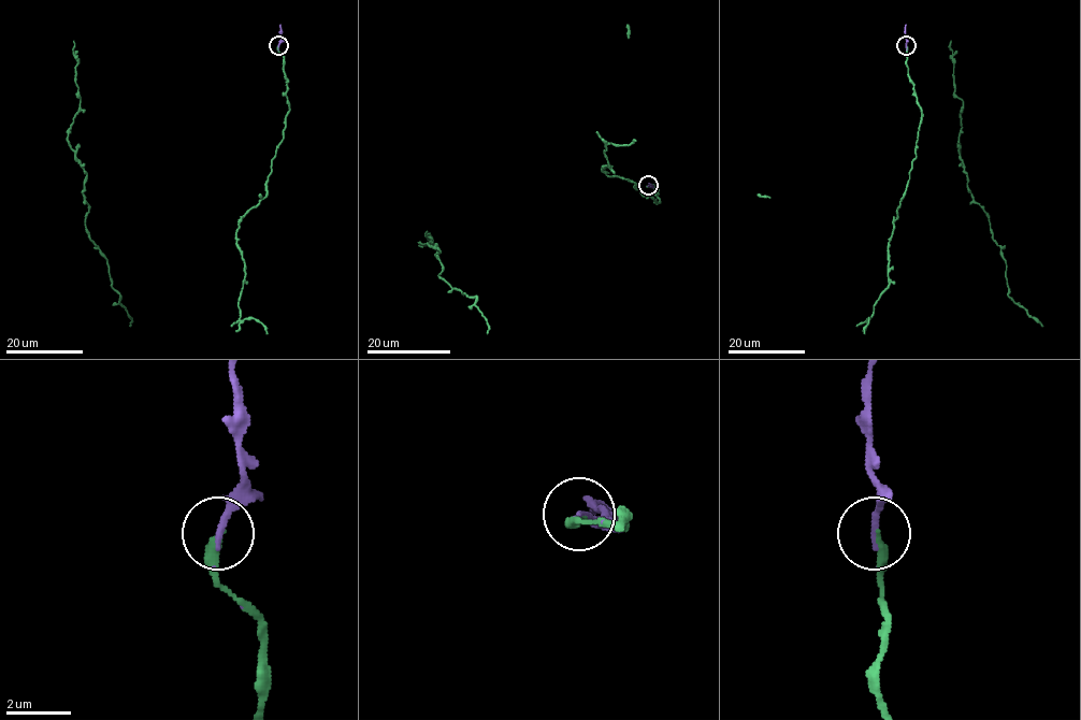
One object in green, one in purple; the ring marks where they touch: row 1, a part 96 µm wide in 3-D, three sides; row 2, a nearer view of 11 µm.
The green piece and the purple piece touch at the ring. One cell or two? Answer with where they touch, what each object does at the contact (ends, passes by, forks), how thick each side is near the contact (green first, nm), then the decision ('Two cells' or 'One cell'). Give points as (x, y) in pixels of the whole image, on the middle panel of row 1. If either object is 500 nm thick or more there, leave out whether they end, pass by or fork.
Place: (648, 185). At the ring green ends. At the ring purple ends. Thickness 320 nm (green) against 220 nm. One cell

